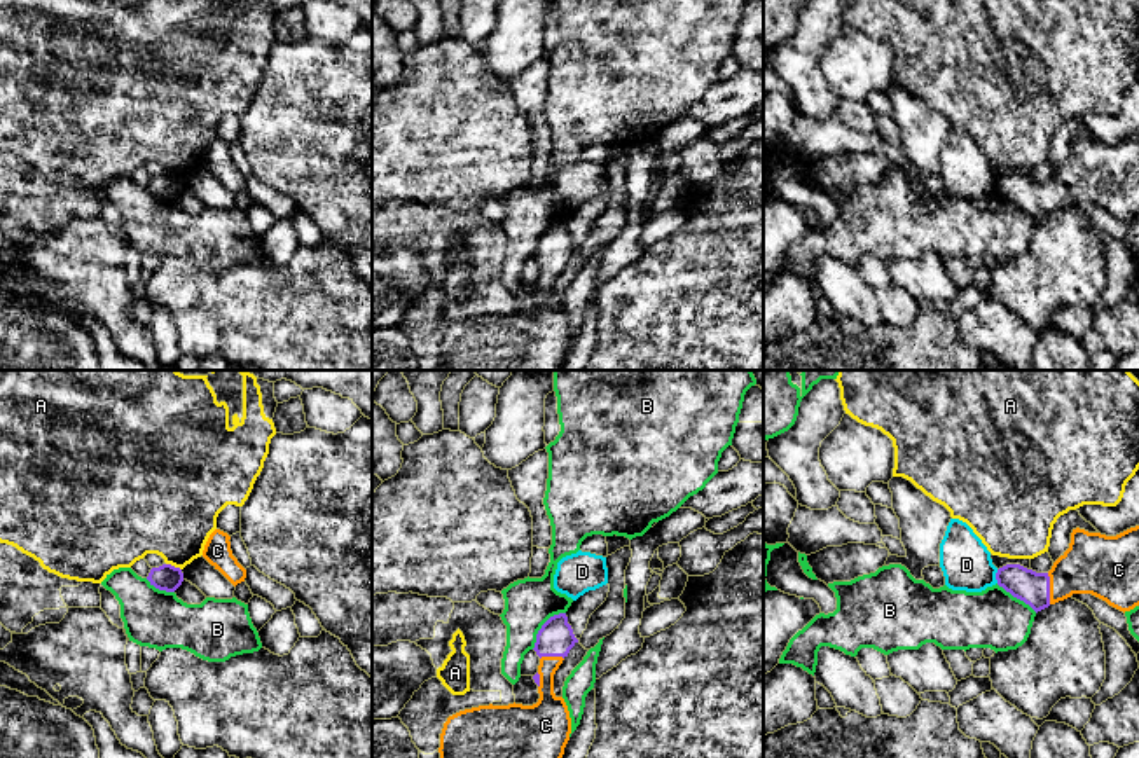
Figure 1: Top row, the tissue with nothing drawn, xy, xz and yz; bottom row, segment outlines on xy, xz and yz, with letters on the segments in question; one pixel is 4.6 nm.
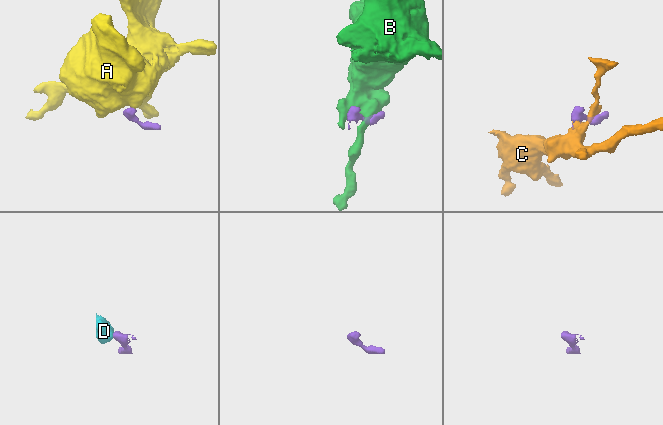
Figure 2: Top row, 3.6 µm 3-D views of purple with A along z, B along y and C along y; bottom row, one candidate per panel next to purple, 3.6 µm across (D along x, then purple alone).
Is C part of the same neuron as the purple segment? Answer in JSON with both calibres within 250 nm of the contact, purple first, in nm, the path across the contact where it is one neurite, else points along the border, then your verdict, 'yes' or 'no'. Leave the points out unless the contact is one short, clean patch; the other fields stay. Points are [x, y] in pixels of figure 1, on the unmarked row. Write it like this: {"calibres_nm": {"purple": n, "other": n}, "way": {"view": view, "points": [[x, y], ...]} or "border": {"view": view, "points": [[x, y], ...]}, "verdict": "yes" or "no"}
{"calibres_nm": {"purple": 150, "other": 280}, "way": {"view": "yz", "points": [[1028, 194], [1049, 198], [1094, 172]]}, "verdict": "yes"}

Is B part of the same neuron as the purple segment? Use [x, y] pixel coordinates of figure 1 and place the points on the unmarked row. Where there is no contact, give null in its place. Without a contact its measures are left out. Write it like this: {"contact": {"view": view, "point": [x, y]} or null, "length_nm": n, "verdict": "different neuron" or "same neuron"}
{"contact": {"view": "xz", "point": [542, 234]}, "length_nm": 240, "verdict": "different neuron"}

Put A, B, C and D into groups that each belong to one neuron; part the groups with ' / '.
A / B / C / D

